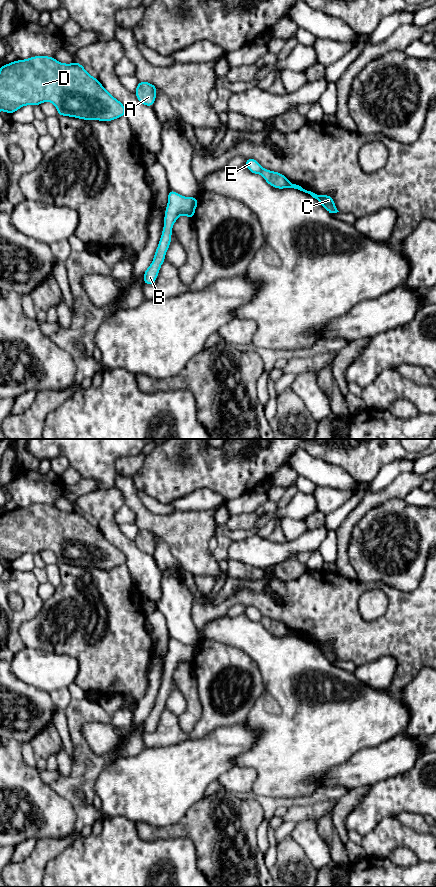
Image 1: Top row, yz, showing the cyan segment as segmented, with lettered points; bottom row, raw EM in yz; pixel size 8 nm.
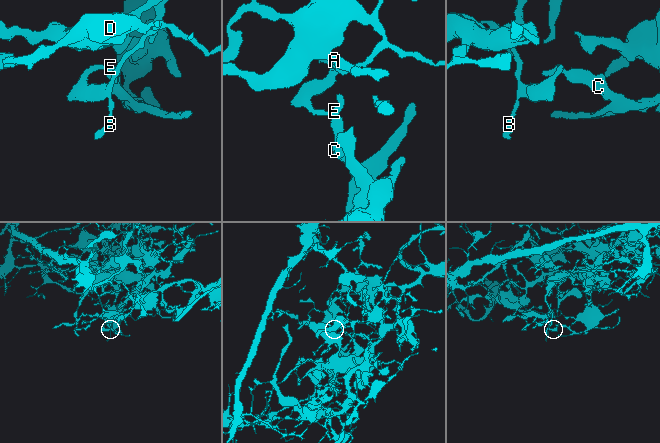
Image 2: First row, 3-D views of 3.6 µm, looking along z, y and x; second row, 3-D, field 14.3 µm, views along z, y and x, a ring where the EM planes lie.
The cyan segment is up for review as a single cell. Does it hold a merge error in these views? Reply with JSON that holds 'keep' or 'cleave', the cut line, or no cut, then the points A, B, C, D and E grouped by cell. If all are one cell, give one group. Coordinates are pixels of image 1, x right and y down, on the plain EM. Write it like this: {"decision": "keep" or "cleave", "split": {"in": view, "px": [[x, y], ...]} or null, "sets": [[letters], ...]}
{"decision": "cleave", "split": {"in": "yz", "px": [[262, 616], [259, 621]]}, "sets": [["A", "C", "D"], ["B", "E"]]}

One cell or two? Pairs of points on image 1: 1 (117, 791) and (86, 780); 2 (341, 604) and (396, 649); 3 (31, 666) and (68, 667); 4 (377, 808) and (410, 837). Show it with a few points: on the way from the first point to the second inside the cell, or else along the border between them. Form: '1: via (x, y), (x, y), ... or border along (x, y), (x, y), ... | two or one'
1: border along (107, 764), (95, 781), (94, 794) | two
2: via (352, 618), (372, 638), (382, 638) | one
3: via (40, 667), (59, 667) | one
4: border along (393, 817), (384, 817), (369, 832) | two

